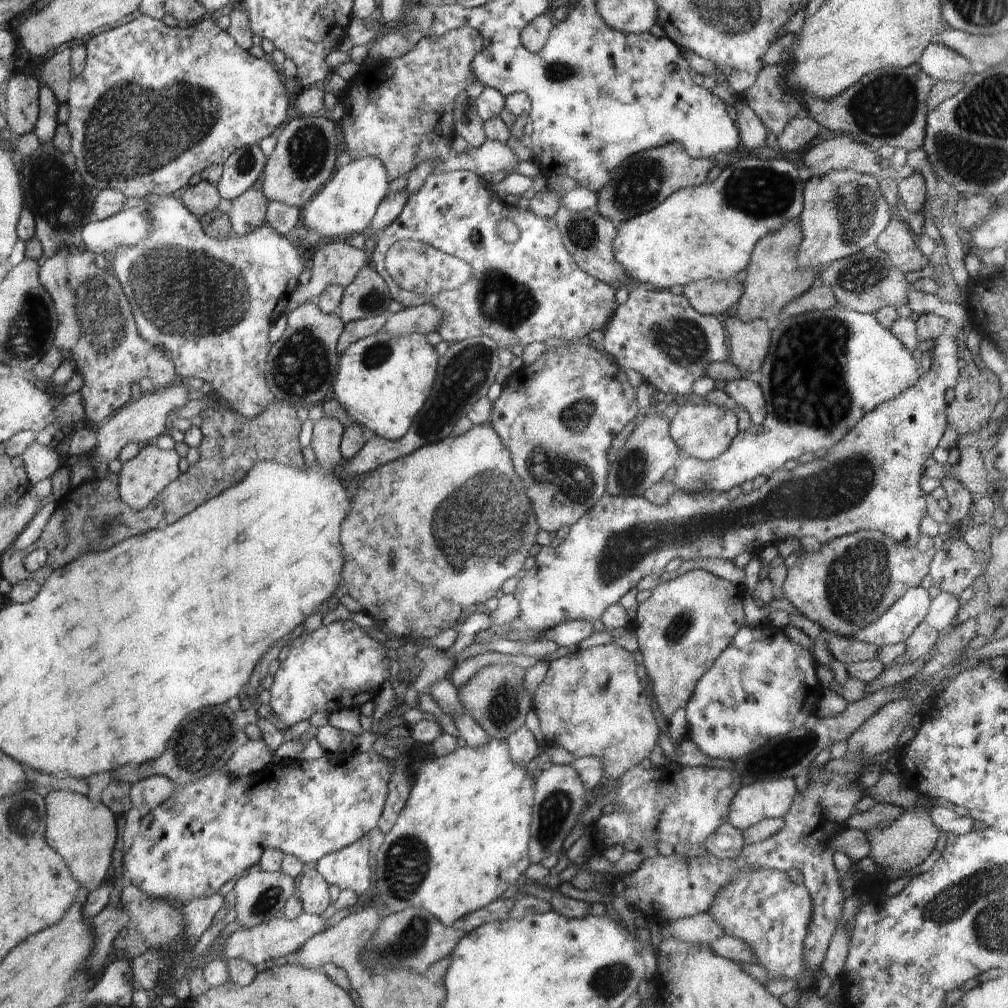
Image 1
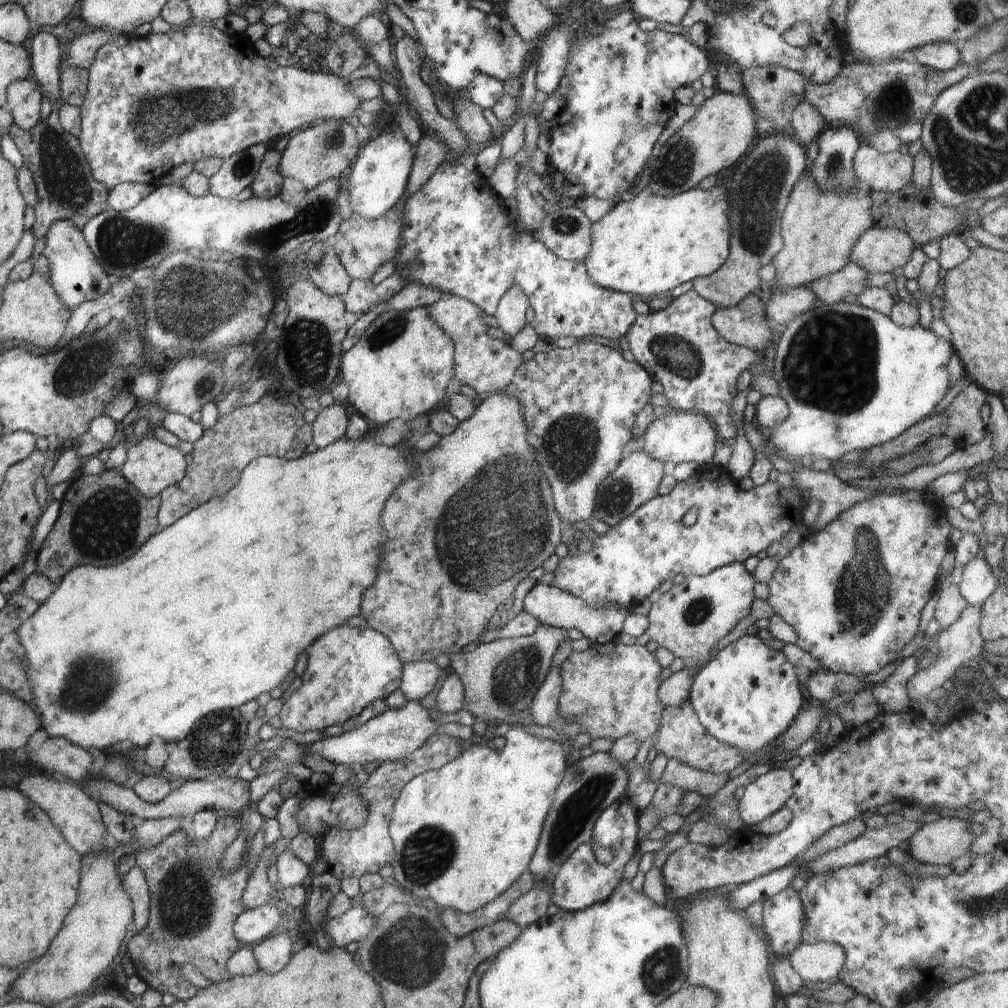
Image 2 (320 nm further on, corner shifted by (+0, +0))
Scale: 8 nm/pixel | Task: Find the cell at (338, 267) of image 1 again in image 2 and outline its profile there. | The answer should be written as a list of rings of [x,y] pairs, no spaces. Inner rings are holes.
[[[399,205],[377,219],[369,219],[354,213],[349,220],[342,221],[341,230],[332,237],[331,243],[339,261],[352,279],[370,280],[382,264],[396,262],[396,252],[401,251],[400,228],[404,228],[403,214]]]

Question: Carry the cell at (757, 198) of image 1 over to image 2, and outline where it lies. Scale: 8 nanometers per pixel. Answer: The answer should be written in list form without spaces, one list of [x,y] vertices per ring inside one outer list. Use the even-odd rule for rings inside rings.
[[[726,186],[706,190],[694,187],[672,198],[640,188],[631,200],[616,203],[590,227],[592,244],[582,262],[590,280],[599,287],[619,293],[656,297],[664,296],[664,292],[670,293],[683,282],[716,272],[726,262],[730,250],[731,230],[726,216],[726,194]]]

